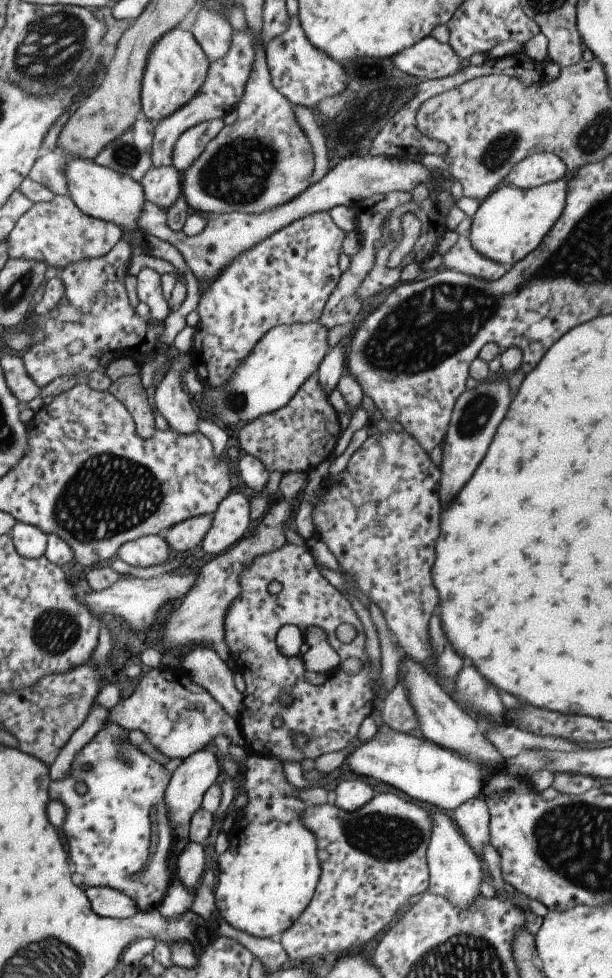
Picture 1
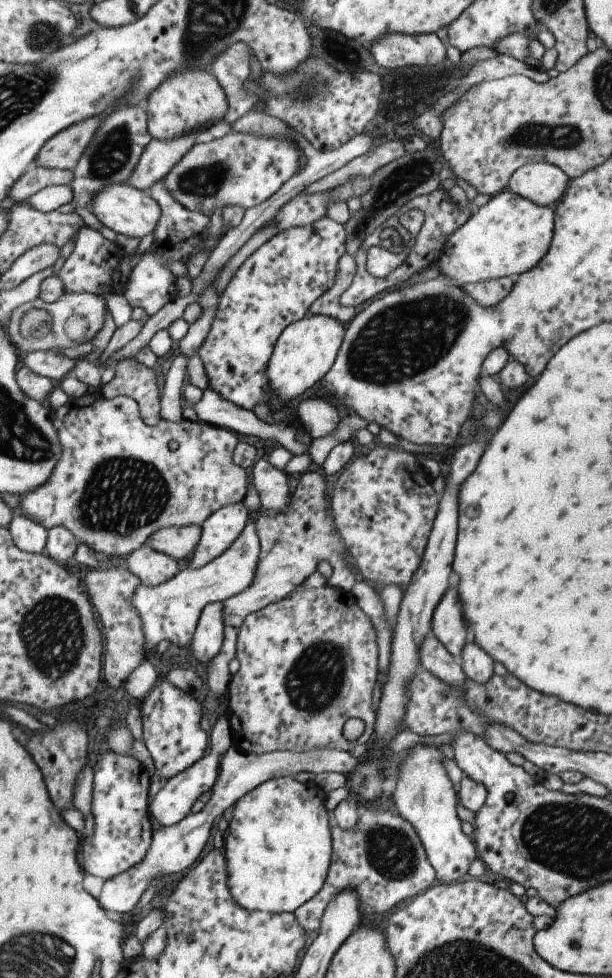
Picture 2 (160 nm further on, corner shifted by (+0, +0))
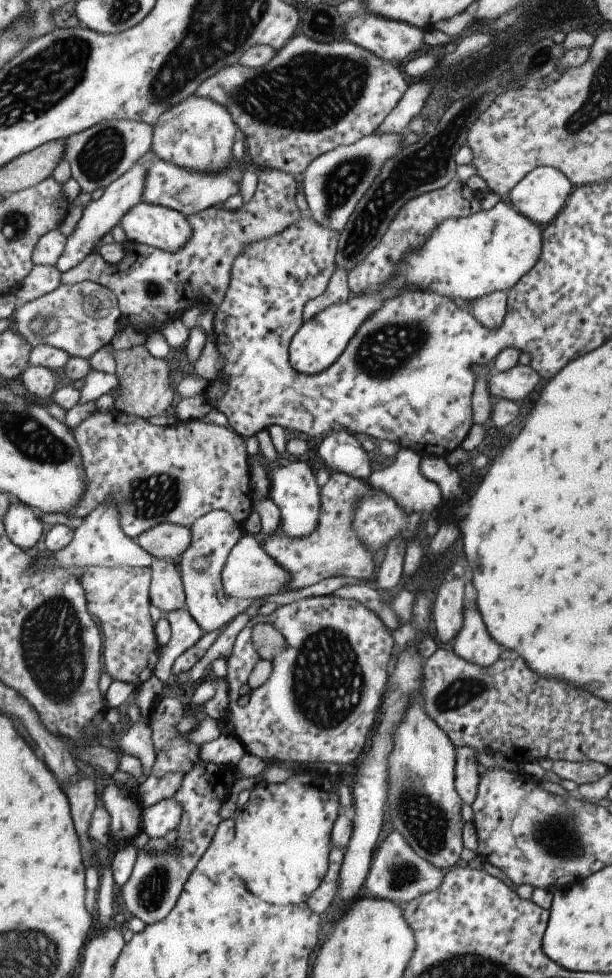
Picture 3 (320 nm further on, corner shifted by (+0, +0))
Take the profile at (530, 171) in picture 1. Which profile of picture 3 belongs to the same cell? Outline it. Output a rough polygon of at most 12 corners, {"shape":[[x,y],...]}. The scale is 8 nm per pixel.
{"shape":[[535,167],[505,200],[543,228],[571,183],[553,167]]}

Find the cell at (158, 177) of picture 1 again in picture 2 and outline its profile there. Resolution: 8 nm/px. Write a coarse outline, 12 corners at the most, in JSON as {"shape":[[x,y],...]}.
{"shape":[[159,180],[161,206],[154,245],[122,292],[153,316],[177,300],[185,263],[205,250],[211,218],[185,208]]}

